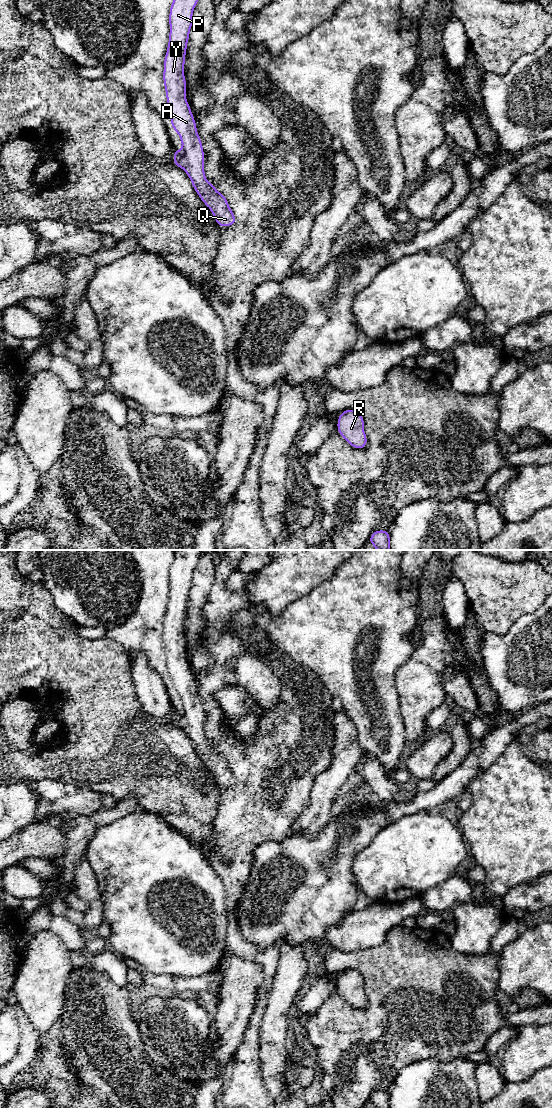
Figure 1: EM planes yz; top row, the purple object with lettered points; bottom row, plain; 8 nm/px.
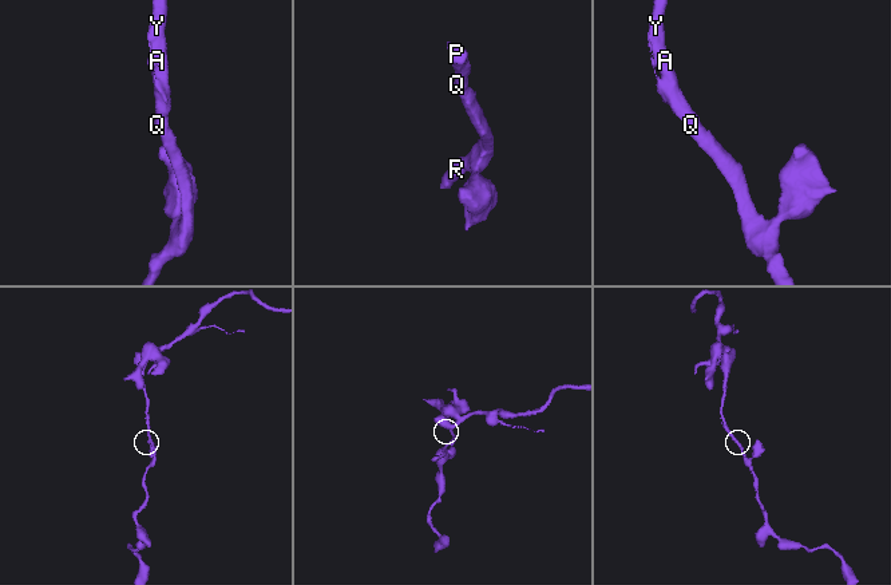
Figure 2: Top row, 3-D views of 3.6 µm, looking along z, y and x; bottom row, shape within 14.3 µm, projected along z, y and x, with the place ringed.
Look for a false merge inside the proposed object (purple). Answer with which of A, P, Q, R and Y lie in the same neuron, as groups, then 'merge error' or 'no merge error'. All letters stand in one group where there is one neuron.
A P Q R Y; no merge error

